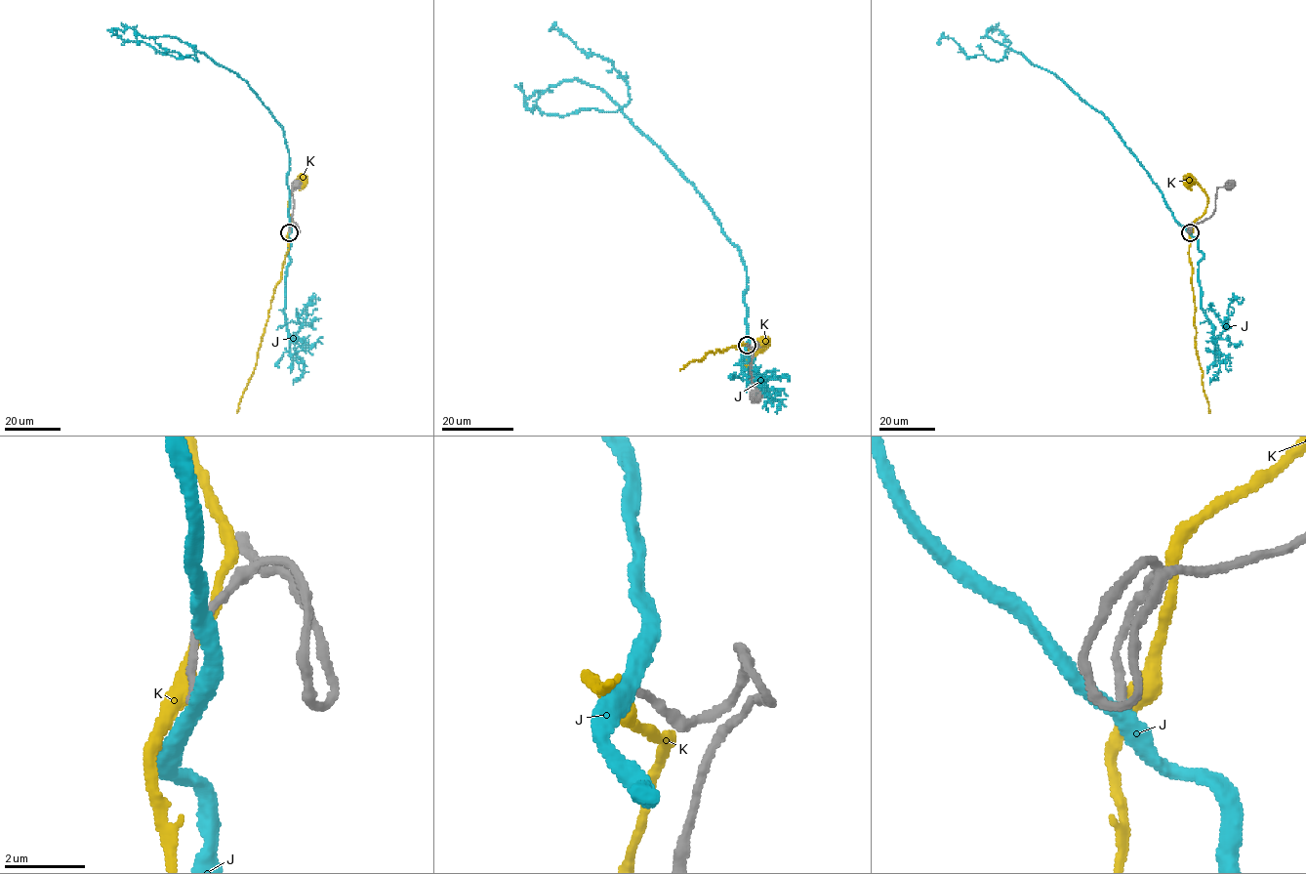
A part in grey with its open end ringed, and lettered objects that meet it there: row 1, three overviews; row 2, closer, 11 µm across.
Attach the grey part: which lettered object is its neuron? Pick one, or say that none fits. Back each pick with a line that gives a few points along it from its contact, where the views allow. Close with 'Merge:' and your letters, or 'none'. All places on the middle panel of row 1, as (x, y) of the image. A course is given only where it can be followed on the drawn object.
J: course (747, 345), (747, 270), (696, 188), (600, 89), (561, 81), (526, 104), (628, 103), (611, 62), (553, 27)
Merge: J

